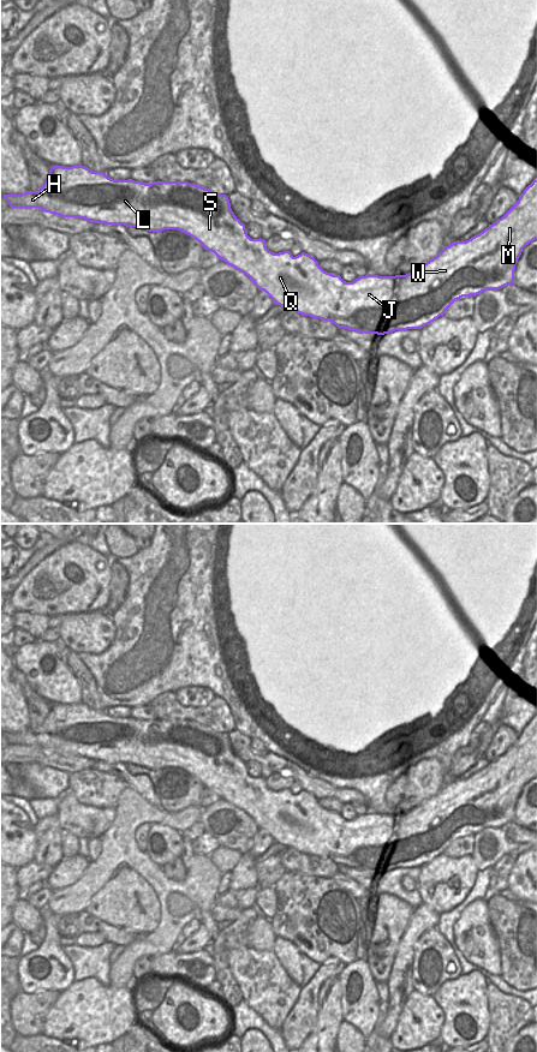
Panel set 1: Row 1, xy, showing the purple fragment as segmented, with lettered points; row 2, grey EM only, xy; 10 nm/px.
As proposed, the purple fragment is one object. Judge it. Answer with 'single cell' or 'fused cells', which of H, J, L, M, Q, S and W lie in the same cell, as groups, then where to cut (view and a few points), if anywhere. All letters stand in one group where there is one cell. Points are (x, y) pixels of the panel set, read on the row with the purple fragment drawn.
single cell; H J L M Q S W; no cut

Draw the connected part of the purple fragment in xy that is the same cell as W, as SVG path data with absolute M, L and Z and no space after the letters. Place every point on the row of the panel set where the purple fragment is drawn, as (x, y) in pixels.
M79 165L72 167L52 166L43 186L37 191L22 195L4 195L11 208L38 208L46 213L62 217L84 219L89 222L106 225L124 225L149 232L178 229L202 244L204 250L214 252L221 261L244 273L258 291L264 291L274 304L293 310L303 316L329 321L338 328L365 334L384 335L395 330L422 329L430 324L458 299L476 297L488 289L500 289L514 283L515 264L523 249L537 239L537 180L533 180L519 196L518 202L495 223L489 225L479 234L466 241L454 241L444 246L436 257L406 275L378 276L366 274L352 282L346 282L340 275L324 271L310 255L302 252L293 257L291 251L274 253L265 246L263 239L251 239L245 225L234 215L226 195L216 195L187 181L143 181L114 180L103 172L93 172Z

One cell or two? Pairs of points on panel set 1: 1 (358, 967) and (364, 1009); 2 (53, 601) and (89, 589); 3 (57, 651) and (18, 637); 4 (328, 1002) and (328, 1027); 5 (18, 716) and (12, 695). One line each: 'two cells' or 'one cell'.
1: one cell
2: one cell
3: two cells
4: one cell
5: one cell

